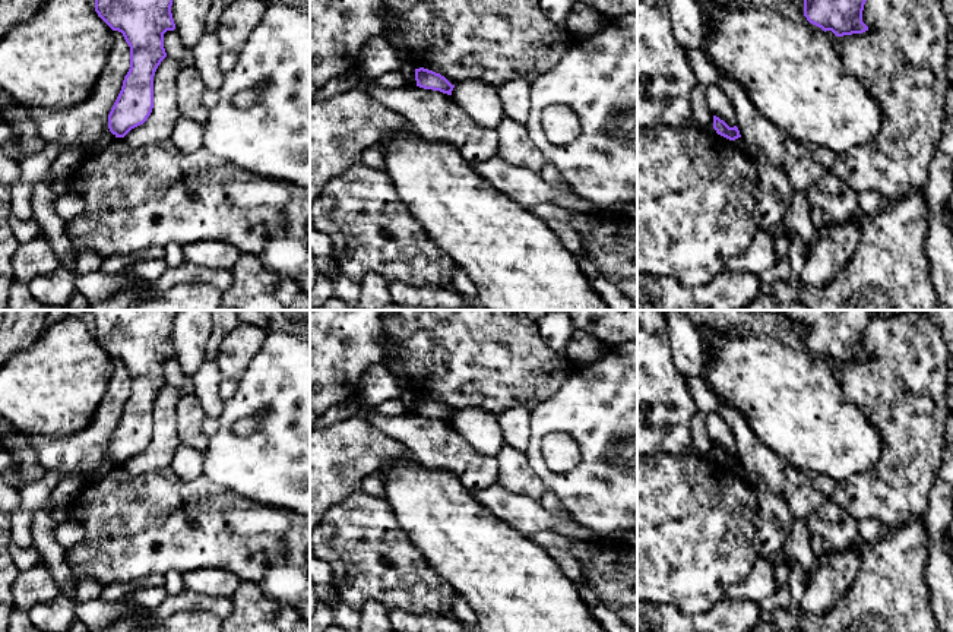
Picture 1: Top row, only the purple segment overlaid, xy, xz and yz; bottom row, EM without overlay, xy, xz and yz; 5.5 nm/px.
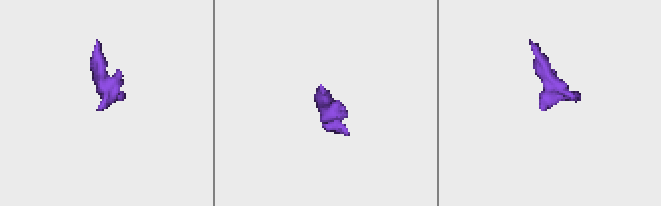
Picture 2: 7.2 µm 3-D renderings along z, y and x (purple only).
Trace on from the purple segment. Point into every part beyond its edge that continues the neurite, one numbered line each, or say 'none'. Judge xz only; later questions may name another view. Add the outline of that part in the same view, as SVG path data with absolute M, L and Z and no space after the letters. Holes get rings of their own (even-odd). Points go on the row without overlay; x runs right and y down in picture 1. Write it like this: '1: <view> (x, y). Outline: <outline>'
none

